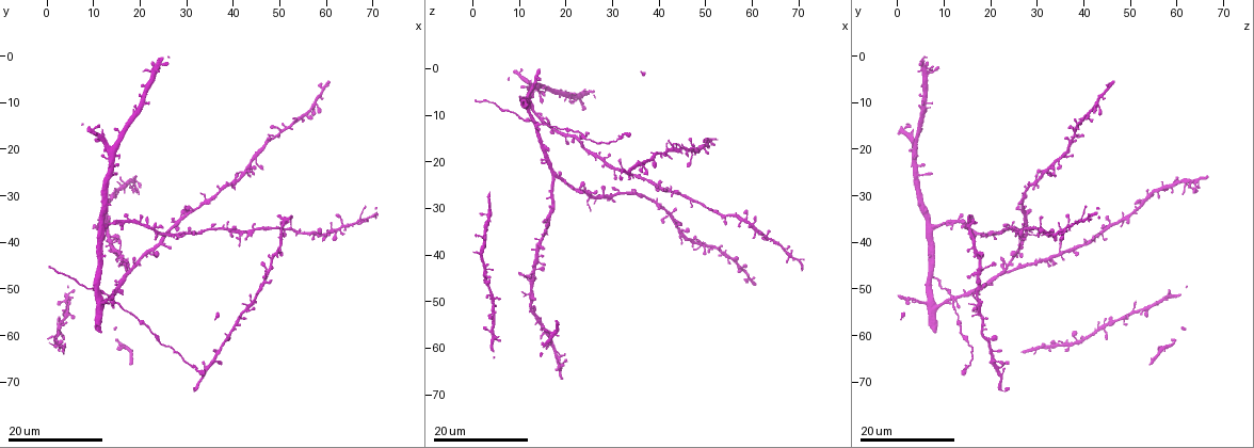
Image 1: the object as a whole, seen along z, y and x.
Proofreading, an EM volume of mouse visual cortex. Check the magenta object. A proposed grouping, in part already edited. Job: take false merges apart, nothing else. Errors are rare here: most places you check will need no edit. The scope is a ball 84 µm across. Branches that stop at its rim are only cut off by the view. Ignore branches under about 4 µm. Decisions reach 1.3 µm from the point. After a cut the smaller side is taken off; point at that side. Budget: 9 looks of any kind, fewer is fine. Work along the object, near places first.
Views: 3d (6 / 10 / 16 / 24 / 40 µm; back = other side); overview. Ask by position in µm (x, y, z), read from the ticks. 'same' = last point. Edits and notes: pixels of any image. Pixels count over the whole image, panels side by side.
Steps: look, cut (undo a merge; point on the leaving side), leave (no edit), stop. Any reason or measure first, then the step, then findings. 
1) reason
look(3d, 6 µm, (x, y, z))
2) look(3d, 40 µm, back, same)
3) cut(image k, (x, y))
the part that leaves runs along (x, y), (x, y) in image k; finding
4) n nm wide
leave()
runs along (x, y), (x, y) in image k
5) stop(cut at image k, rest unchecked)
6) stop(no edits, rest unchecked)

four arms meet
look(3d, 24 µm, (35.5, 66.5, 21.0))

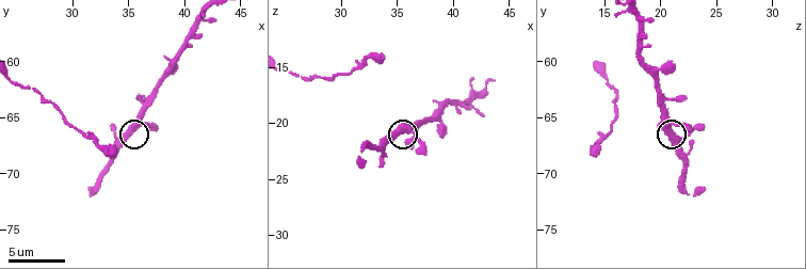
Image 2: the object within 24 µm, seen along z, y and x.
closer look
look(3d, 10 µm, (35.6, 66.0, 20.8))

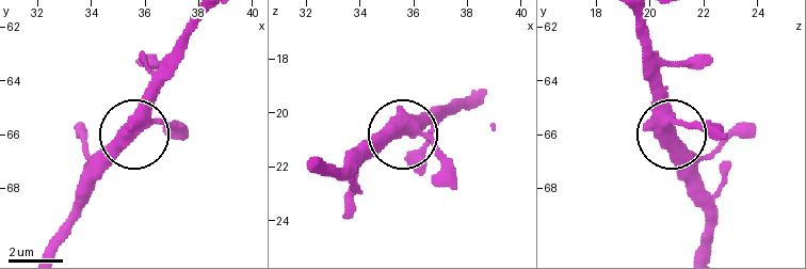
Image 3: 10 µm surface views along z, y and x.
side arm 9 µm; 4 arms
leave()
continuous, no second neuron

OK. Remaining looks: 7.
three-way junction
look(3d, 24 µm, (43.0, 53.0, 17.0))

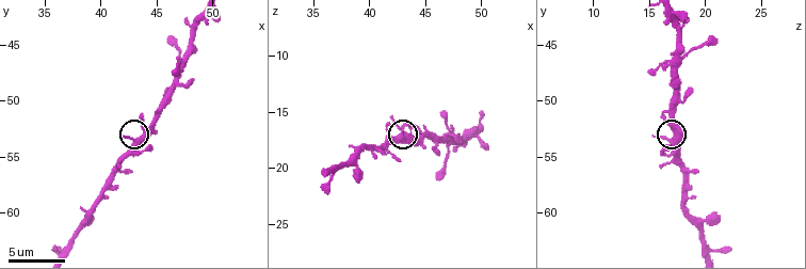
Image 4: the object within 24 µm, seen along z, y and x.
look(3d, 10 µm, (43.4, 53.4, 16.8))

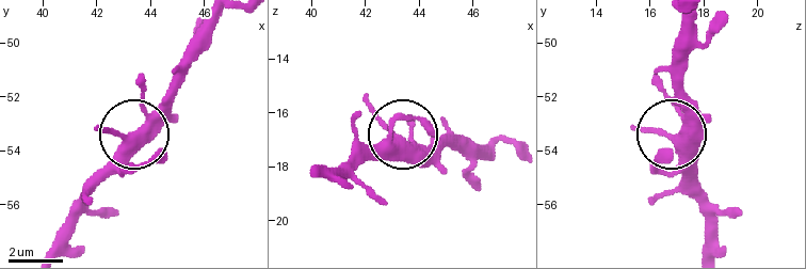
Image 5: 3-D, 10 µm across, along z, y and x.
3 arms
leave()
one neuron here

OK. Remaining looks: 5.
three arms meet
look(3d, 24 µm, (13.5, 51.5, 12.0))

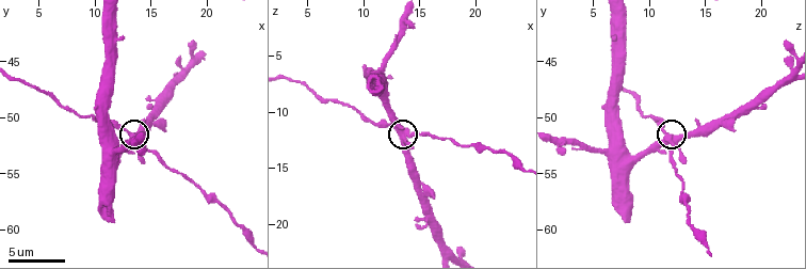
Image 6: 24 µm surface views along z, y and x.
look(3d, 6 µm, (13.4, 51.6, 11.6))

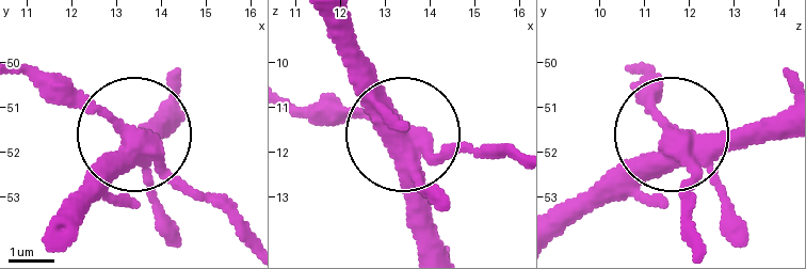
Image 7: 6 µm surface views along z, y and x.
from behind
look(3d, 6 µm, back, (13.25, 51.60, 11.65))

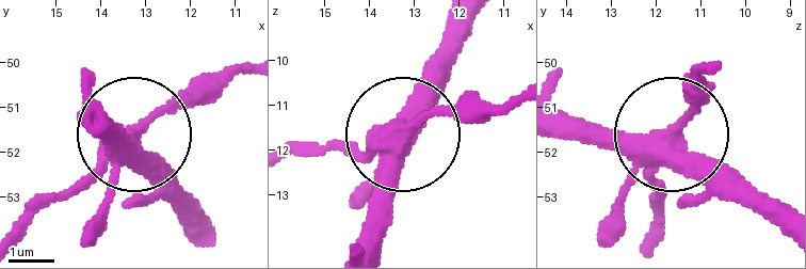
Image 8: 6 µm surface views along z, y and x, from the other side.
side arm 17 µm
leave()
runs along (457, 19), (449, 77), (407, 126), (434, 111), (511, 104) in image 8; continuous, no second neuron

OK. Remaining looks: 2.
side arm on a straight run
look(3d, 16 µm, (13.0, 38.0, 44.0))

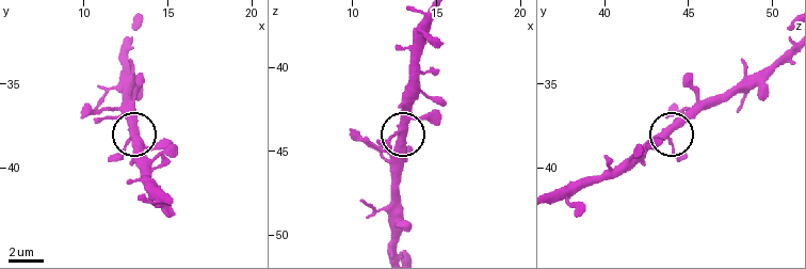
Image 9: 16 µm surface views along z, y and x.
look(3d, 10 µm, (12.8, 38.0, 43.8))

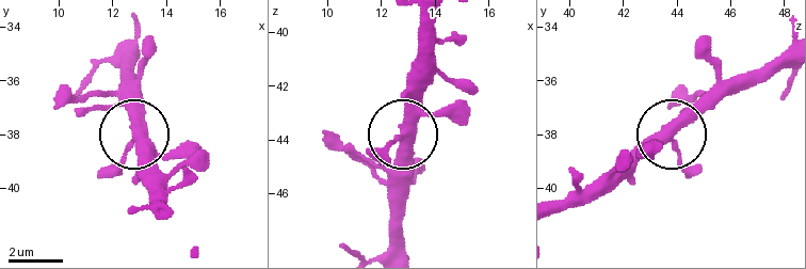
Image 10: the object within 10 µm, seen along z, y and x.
3 arms
leave()
runs along (430, 19), (430, 75), (421, 116), (403, 144), (403, 190) in image 10; one neuron here

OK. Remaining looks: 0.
stop(no edits, rest unchecked)

